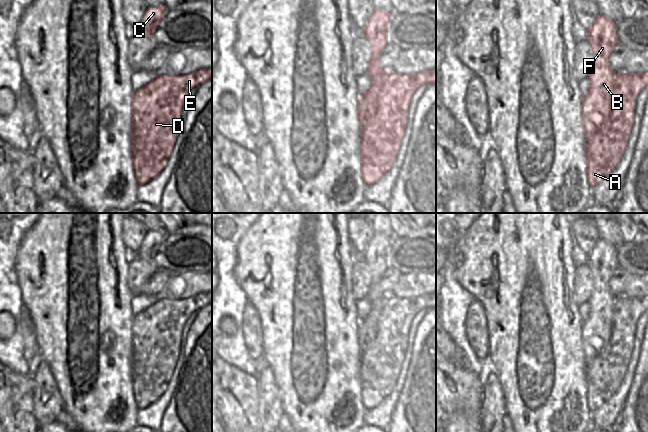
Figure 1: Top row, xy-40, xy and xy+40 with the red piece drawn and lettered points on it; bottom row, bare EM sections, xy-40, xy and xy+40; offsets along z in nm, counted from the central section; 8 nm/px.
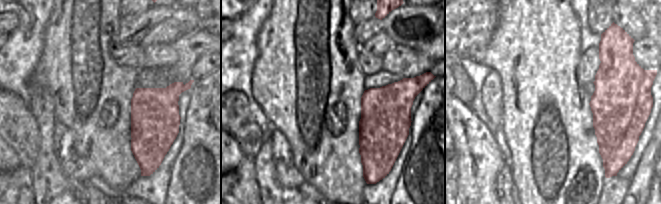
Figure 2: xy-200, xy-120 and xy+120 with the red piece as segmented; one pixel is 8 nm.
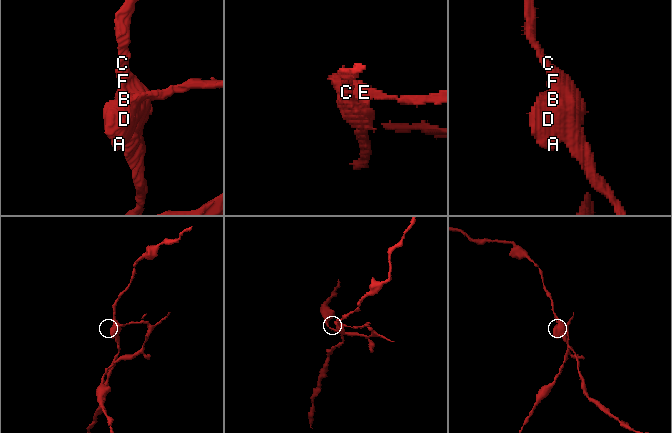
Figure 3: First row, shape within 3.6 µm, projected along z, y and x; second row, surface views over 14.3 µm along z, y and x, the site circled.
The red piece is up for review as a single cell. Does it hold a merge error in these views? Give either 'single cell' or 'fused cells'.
fused cells

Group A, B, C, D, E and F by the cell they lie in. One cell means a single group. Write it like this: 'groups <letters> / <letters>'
groups A B C F / D E

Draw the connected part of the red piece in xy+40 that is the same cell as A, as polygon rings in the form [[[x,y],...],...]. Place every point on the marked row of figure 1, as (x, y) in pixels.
[[[599,15],[588,30],[587,40],[594,62],[588,76],[588,94],[582,97],[582,124],[585,138],[592,142],[590,151],[586,152],[586,178],[592,189],[614,171],[626,150],[630,133],[627,129],[619,129],[607,139],[595,134],[606,125],[612,114],[616,72],[608,58],[618,44],[616,23]]]

